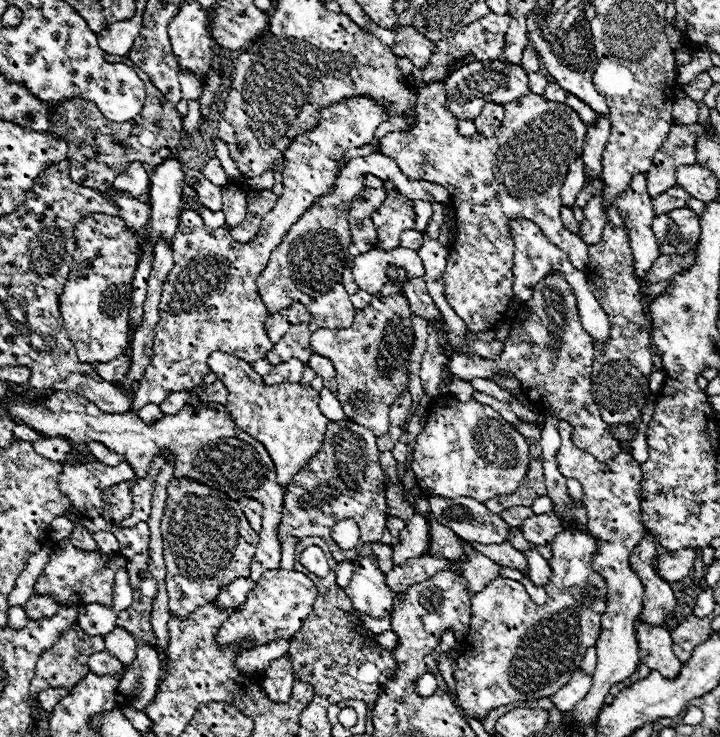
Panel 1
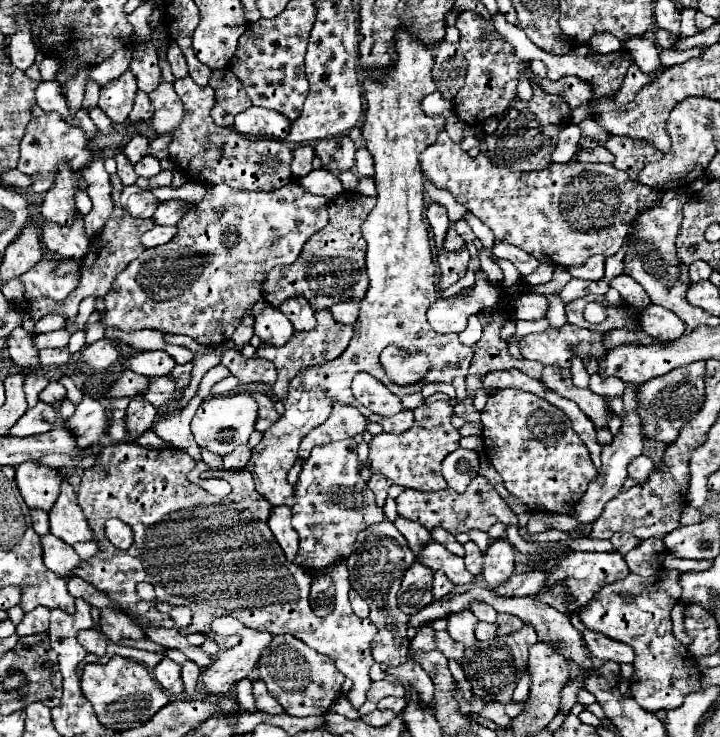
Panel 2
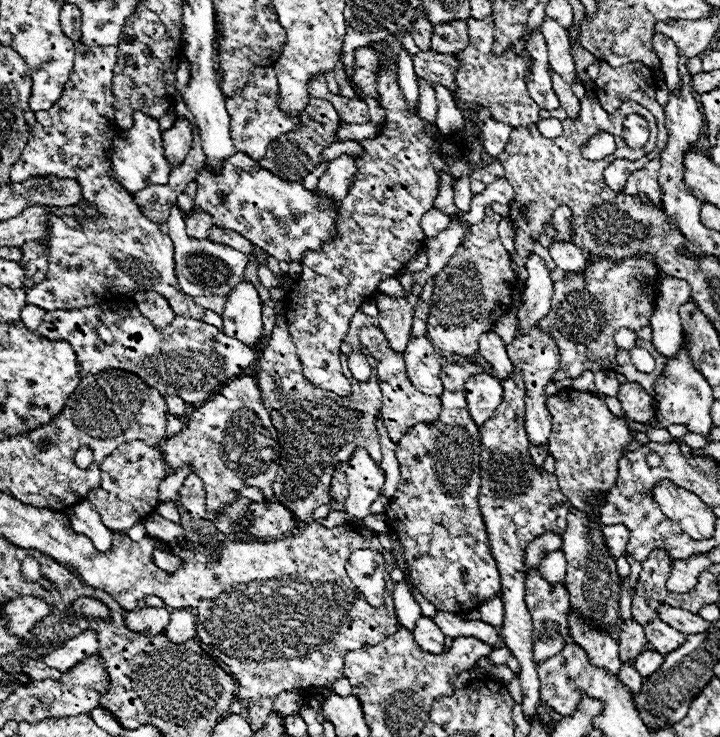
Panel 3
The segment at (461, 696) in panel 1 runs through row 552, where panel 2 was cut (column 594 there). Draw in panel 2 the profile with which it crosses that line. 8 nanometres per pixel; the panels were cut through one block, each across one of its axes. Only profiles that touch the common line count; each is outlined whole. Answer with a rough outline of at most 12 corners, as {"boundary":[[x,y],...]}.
{"boundary":[[570,552],[550,570],[582,608],[630,574],[620,552]]}

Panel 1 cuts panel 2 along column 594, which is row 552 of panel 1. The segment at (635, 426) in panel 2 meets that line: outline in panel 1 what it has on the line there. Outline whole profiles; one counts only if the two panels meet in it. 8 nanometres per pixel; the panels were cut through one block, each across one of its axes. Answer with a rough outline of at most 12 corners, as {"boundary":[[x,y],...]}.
{"boundary":[[512,544],[480,546],[474,550],[494,564],[524,572],[526,558]]}

